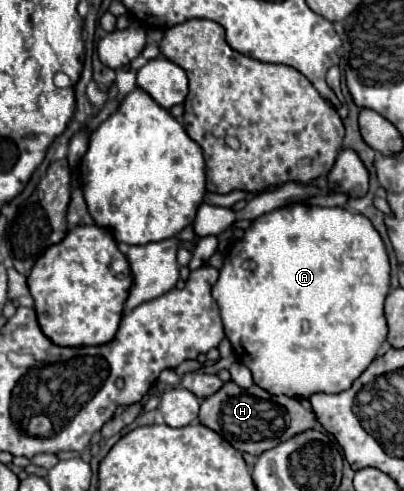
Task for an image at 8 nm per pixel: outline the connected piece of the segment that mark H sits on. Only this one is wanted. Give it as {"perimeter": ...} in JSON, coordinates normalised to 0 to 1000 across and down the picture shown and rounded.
{"perimeter":[[[567,776],[537,800],[502,813],[493,857],[507,870],[537,878],[582,914],[601,923],[641,927],[691,906],[691,898],[710,898],[710,890],[725,890],[730,882],[745,882],[750,874],[770,874],[785,853],[765,833],[755,833],[725,809],[671,804],[641,784],[621,784],[616,792],[601,792],[587,780]]]}

